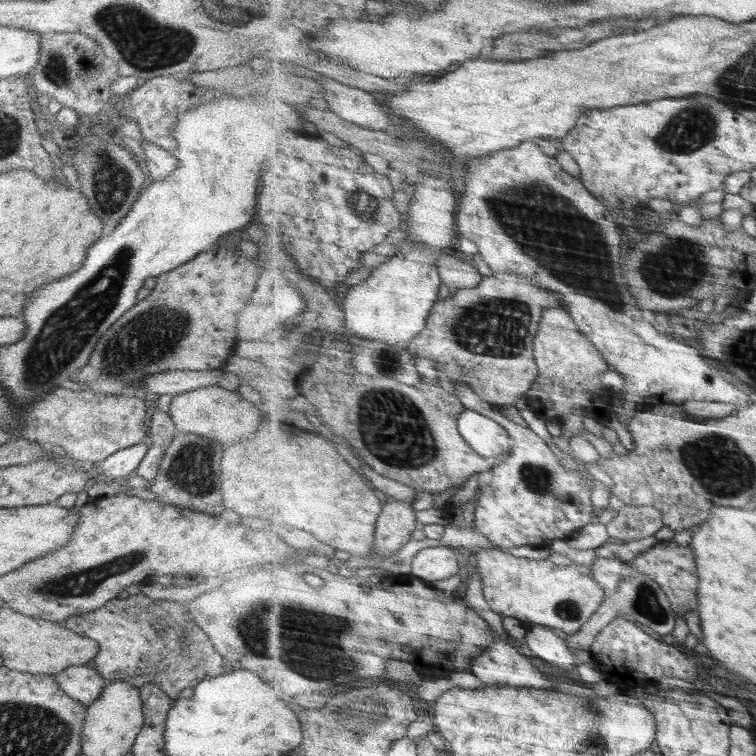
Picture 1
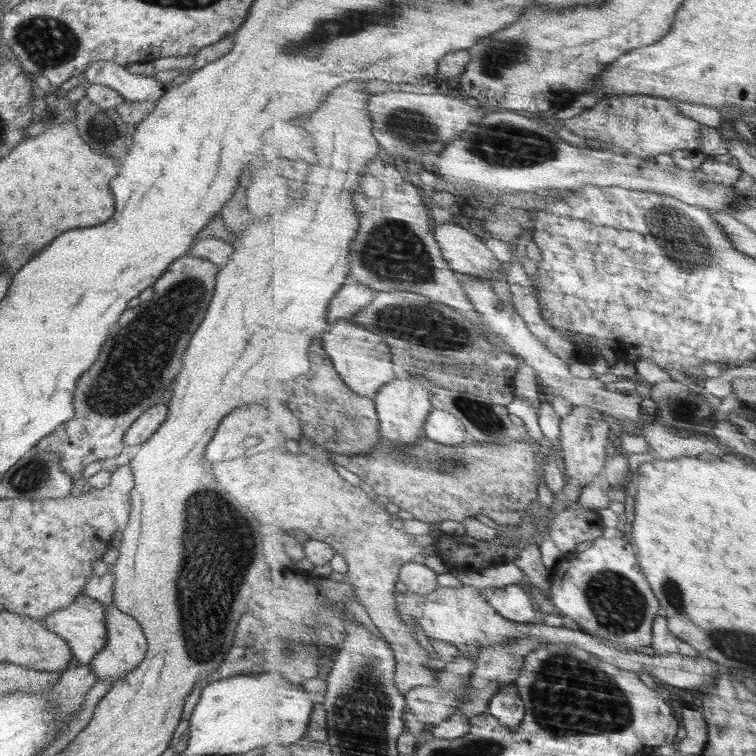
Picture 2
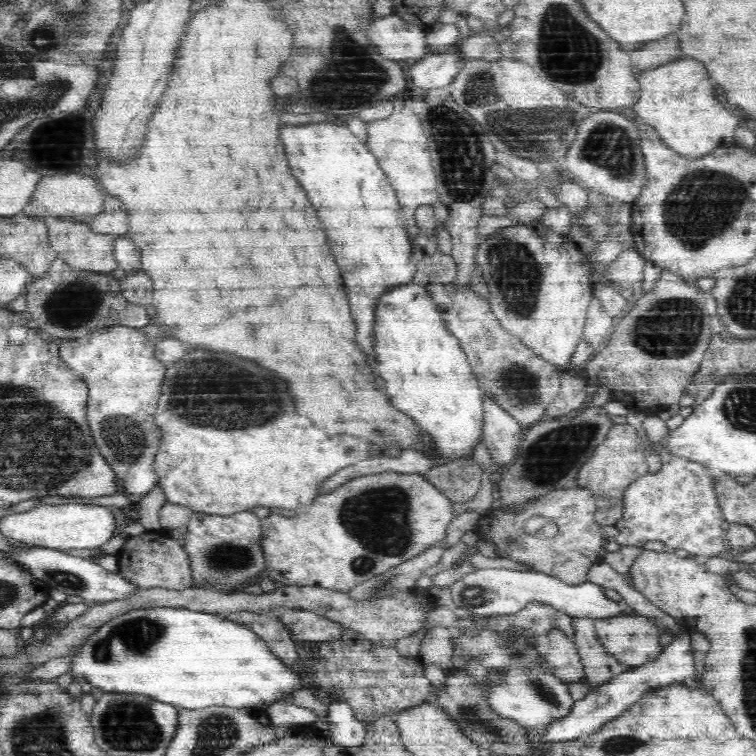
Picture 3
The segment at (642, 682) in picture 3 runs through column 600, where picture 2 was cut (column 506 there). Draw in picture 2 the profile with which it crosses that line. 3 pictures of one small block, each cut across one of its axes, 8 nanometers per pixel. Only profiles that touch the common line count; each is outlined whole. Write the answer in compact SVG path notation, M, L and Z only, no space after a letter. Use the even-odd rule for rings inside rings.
M516 684L505 686L492 699L489 712L510 729L518 728L525 721L527 706Z

